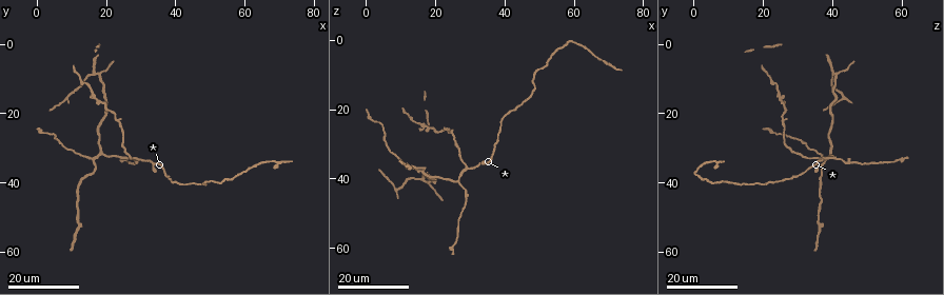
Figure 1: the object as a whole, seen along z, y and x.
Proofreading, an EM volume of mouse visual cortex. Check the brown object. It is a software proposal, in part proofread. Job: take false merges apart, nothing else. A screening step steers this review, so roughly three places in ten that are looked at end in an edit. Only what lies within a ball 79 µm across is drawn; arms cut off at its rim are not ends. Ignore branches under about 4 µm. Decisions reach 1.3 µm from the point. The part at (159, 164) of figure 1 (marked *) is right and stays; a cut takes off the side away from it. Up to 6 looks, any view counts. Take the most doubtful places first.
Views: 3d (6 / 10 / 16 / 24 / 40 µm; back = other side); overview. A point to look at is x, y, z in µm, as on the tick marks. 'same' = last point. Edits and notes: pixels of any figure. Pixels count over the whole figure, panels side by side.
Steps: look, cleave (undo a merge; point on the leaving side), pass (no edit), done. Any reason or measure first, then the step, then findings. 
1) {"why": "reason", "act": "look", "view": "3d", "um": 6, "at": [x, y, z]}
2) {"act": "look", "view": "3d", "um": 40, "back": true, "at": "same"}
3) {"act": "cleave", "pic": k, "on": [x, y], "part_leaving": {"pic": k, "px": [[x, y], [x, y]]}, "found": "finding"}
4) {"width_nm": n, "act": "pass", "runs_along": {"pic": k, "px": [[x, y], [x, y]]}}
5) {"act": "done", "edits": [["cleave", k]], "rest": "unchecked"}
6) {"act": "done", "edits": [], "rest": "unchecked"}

{"why": "three arms meet", "act": "look", "view": "3d", "um": 24, "at": [28.5, 33.5, 37.0]}

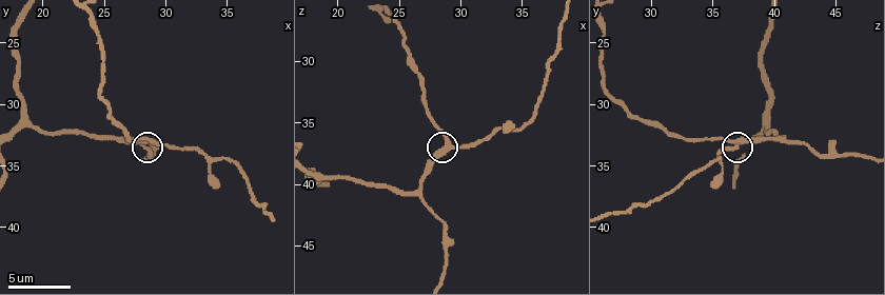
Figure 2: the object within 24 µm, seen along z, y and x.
{"why": "closer look", "act": "look", "view": "3d", "um": 10, "at": [29.0, 33.0, 36.6]}

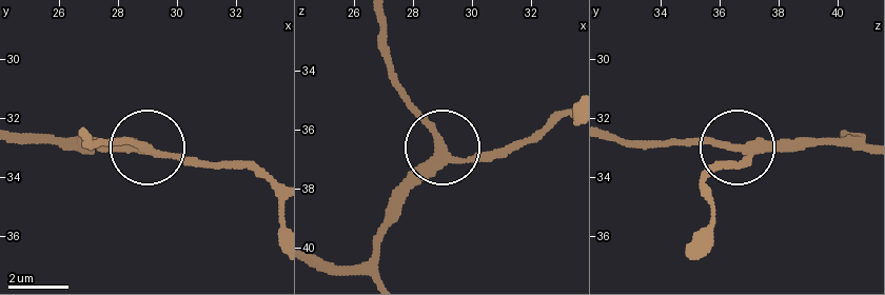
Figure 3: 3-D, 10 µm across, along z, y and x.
{"width_nm": 280, "act": "pass", "runs_along": {"pic": 3, "px": [[707, 190], [720, 169], [745, 159], [743, 149], [680, 144]]}, "found": "continuous, no second neuron"}

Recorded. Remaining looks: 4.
{"why": "three-way junction", "act": "look", "view": "3d", "um": 10, "at": [28.8, 34.0, 45.8]}

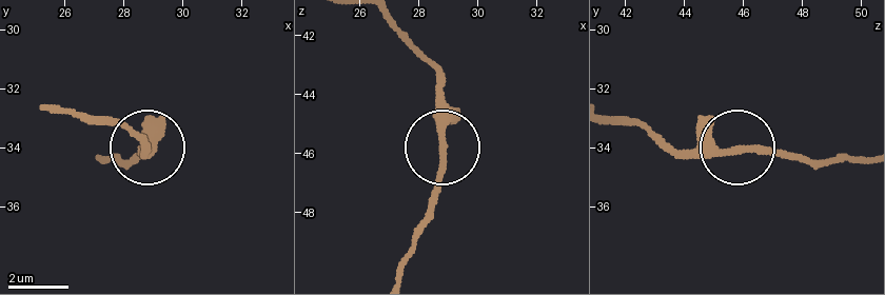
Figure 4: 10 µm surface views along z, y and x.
{"width_nm": 240, "act": "pass", "runs_along": {"pic": 4, "px": [[385, 19], [427, 64], [443, 95], [434, 213]]}, "found": "one neuron here"}

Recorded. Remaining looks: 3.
{"why": "a narrow waist", "act": "look", "view": "3d", "um": 24, "at": [14.0, 11.5, 23.0]}

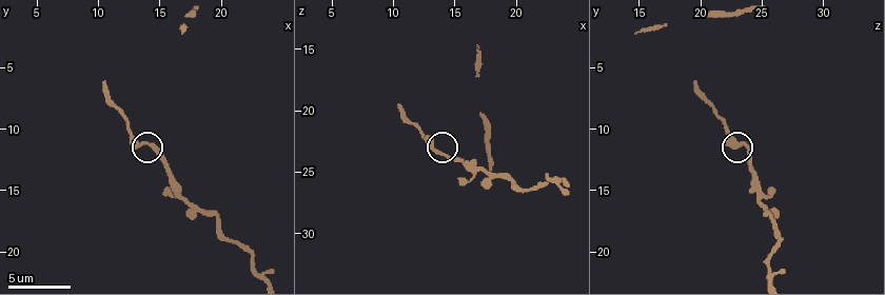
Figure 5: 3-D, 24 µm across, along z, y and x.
{"why": "zoom in", "act": "look", "view": "3d", "um": 6, "at": [14.0, 11.0, 23.4]}

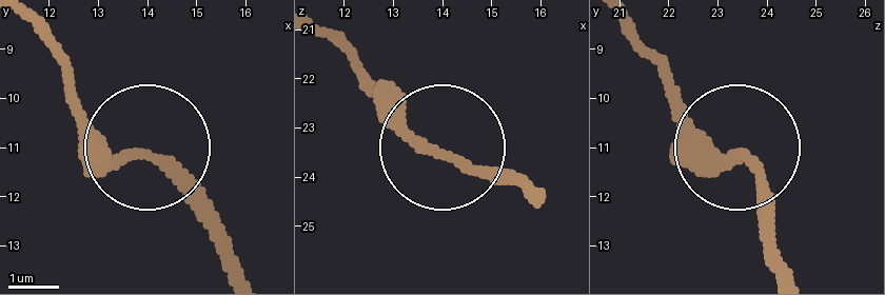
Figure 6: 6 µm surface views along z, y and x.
{"why": "other side", "act": "look", "view": "3d", "um": 6, "back": true, "at": [13.90, 11.15, 23.50]}

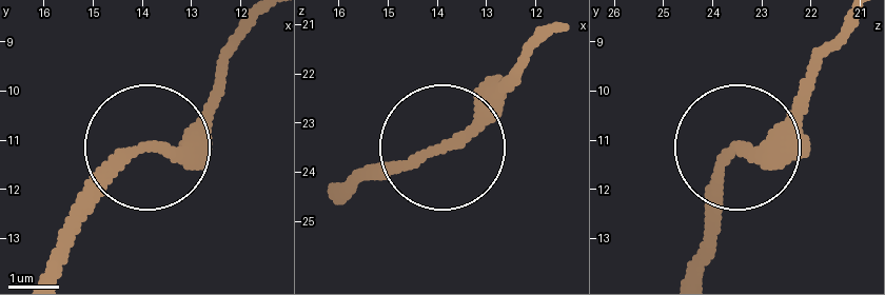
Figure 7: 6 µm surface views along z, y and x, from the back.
{"act": "pass", "found": "continuous, no second neuron"}

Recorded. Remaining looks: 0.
{"act": "done", "edits": [], "rest": "unchecked"}

